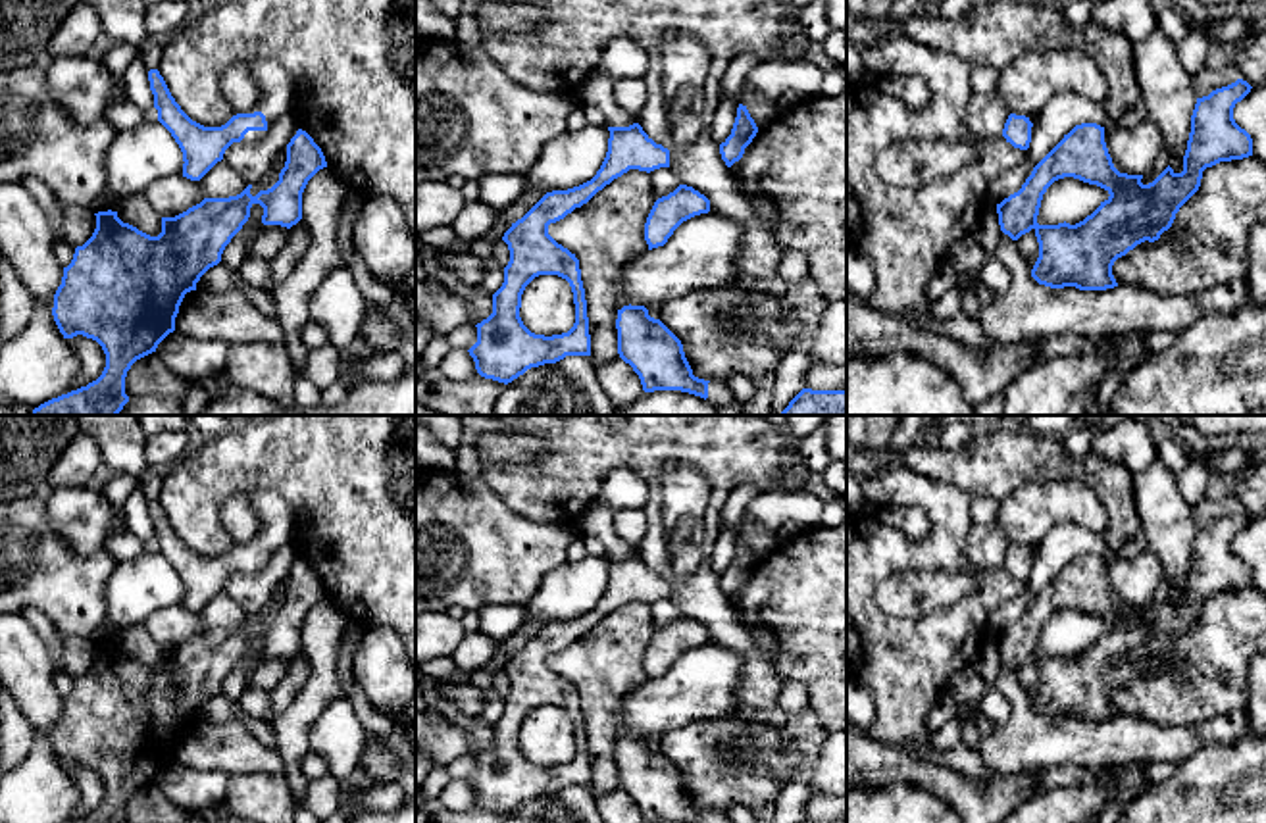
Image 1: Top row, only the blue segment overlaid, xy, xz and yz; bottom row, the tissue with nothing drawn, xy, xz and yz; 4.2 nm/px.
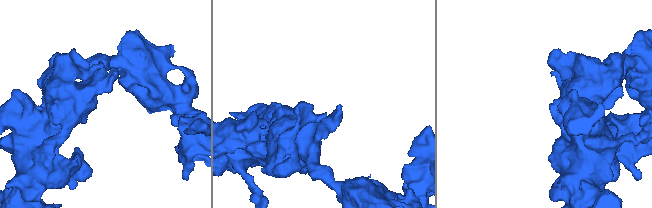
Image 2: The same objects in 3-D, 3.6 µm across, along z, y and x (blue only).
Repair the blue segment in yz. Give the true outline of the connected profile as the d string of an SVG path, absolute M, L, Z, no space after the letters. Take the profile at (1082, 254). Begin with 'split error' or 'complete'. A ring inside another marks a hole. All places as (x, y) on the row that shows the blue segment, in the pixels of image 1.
complete; M1243 79L1197 98L1183 171L1170 165L1149 185L1143 175L1120 173L1104 142L1104 127L1076 125L1033 167L1022 188L997 204L999 225L1018 240L1035 231L1039 258L1031 277L1045 287L1106 290L1118 287L1112 265L1137 244L1154 242L1168 231L1179 208L1199 190L1203 171L1220 162L1253 156L1253 138L1233 119L1233 108L1249 92ZM1074 177L1104 188L1110 196L1083 221L1039 225L1047 188Z

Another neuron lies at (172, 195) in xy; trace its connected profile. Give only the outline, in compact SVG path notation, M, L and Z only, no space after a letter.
M167 175L152 181L144 196L162 217L175 217L206 198L200 183L183 175Z

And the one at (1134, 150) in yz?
M1145 119L1133 127L1106 127L1104 142L1114 167L1127 175L1147 175L1166 148L1160 127Z

